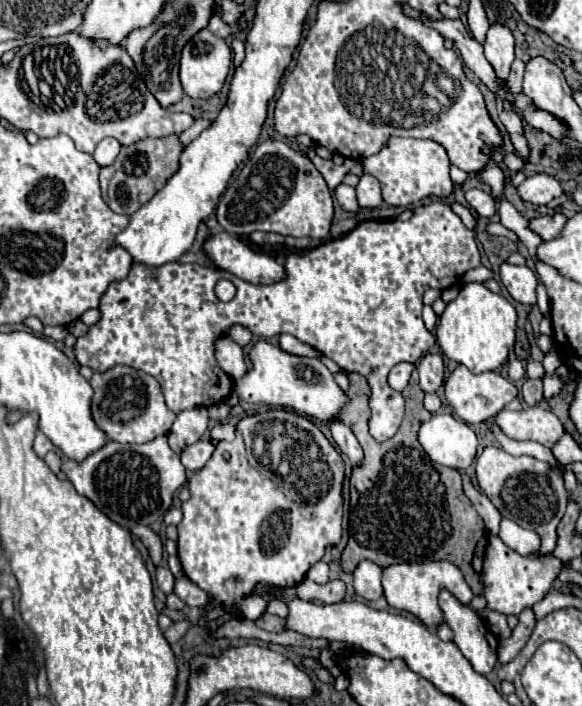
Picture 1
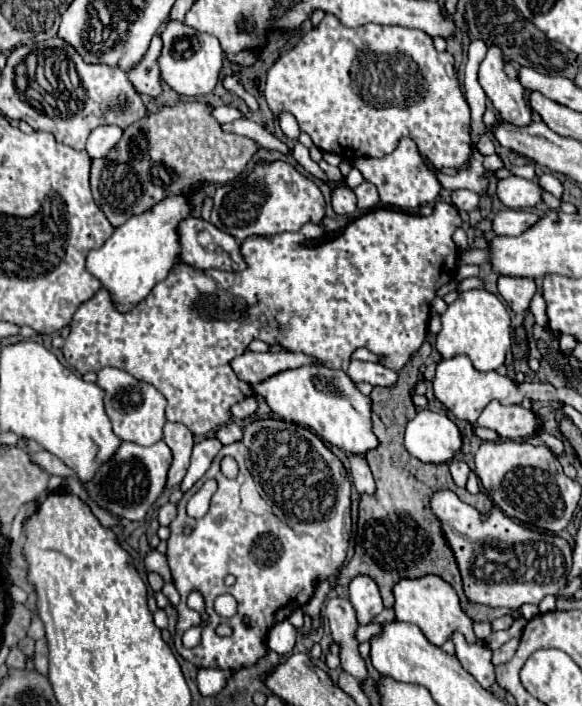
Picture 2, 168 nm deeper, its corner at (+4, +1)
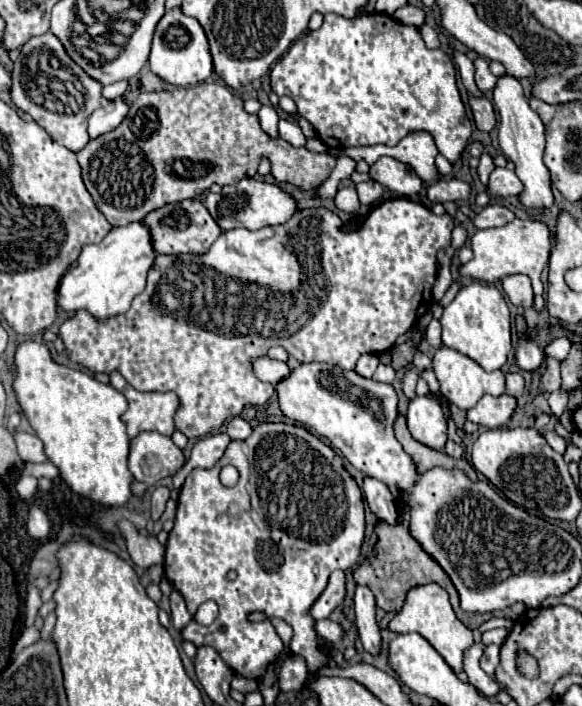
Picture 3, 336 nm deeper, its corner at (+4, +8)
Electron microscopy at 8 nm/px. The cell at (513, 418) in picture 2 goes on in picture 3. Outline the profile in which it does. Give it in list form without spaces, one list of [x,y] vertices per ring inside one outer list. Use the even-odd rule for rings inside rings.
[[[483,395],[475,407],[467,411],[467,419],[489,429],[497,429],[509,423],[511,415],[515,411],[515,397],[511,395]]]

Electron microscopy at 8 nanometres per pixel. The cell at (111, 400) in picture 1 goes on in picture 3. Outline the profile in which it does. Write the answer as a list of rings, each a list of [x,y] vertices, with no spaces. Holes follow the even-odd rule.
[[[111,373],[111,385],[123,393],[129,401],[129,409],[123,415],[129,437],[137,437],[143,431],[157,431],[161,435],[173,435],[175,411],[179,409],[179,397],[175,393],[143,393],[133,389],[119,373]]]

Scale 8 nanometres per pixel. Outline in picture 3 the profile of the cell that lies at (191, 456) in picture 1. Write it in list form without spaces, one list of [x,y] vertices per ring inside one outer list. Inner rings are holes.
[[[215,433],[215,435],[207,435],[203,439],[199,439],[193,449],[191,455],[187,459],[187,463],[173,475],[173,487],[181,489],[181,485],[185,483],[185,477],[195,469],[211,469],[215,467],[215,463],[223,457],[227,445],[231,443],[231,437],[227,433]]]

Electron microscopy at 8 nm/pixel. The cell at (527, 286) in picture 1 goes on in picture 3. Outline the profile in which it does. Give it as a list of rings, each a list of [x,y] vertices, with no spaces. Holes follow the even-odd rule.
[[[527,275],[505,277],[503,289],[515,307],[525,307],[525,309],[533,307],[533,289],[531,289],[531,279]]]

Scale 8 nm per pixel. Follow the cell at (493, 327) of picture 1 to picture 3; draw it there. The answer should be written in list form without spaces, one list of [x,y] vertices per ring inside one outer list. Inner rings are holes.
[[[473,281],[457,293],[457,297],[443,309],[441,315],[443,325],[443,345],[451,347],[475,363],[479,363],[485,371],[501,369],[511,351],[511,323],[509,323],[509,307],[503,295],[487,283]]]

